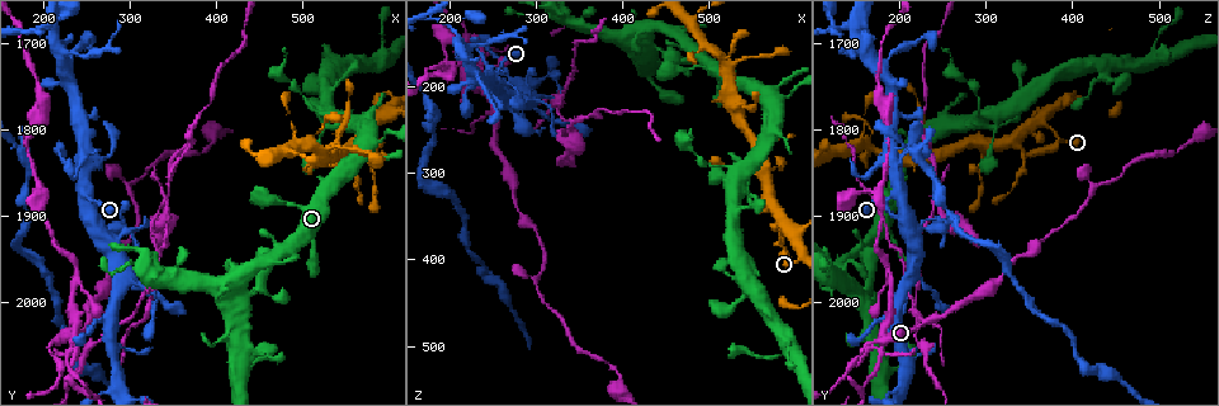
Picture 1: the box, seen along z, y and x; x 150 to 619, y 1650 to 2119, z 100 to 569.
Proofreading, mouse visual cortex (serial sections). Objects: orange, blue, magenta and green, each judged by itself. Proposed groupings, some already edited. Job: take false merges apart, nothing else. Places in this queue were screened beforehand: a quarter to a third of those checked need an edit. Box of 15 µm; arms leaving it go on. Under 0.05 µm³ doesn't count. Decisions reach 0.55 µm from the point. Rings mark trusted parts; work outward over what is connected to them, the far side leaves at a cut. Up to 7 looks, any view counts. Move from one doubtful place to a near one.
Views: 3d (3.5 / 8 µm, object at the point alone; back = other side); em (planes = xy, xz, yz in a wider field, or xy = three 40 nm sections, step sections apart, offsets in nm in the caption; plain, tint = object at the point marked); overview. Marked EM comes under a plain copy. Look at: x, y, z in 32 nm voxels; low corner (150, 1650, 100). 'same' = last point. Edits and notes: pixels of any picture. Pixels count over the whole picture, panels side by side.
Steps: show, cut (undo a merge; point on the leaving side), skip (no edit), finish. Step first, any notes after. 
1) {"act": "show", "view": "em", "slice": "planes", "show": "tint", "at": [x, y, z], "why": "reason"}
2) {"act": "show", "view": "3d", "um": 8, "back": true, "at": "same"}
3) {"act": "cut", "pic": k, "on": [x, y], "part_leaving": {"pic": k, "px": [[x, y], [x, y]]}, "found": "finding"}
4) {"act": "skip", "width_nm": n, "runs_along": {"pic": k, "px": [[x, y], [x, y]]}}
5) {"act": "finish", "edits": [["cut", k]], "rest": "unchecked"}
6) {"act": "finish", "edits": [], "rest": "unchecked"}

{"act": "show", "view": "em", "slice": "planes", "show": "tint", "at": [445, 1985, 160], "why": "a fork"}

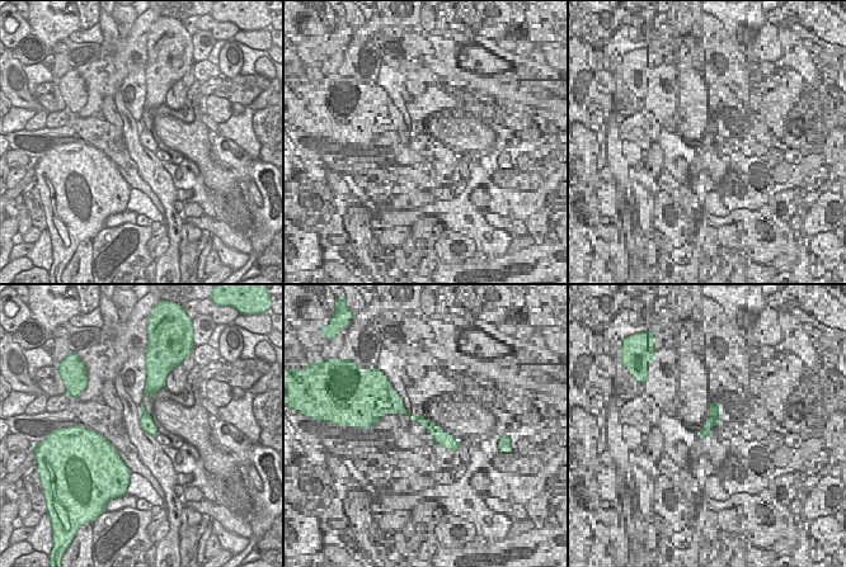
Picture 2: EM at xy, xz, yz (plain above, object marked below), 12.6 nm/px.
{"act": "show", "view": "3d", "um": 3.5, "at": "same", "why": "wider look"}

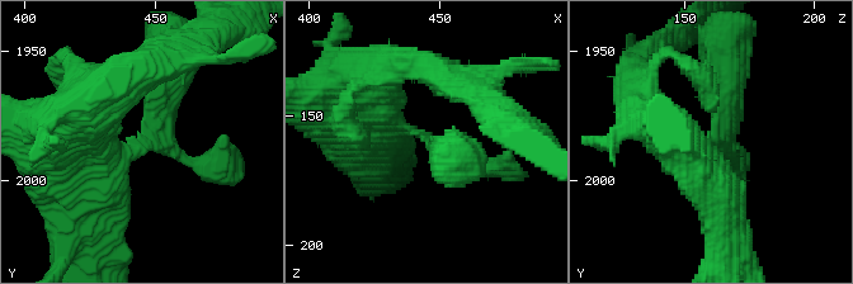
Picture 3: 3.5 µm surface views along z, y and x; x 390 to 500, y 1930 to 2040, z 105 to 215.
{"act": "skip", "arm_widths_nm": [150, 400, 400], "runs_along": {"pic": 3, "px": [[356, 91], [452, 160]]}, "found": "continuous, no second cell"}

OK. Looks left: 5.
{"act": "show", "view": "3d", "um": 3.5, "at": [505, 1820, 165], "why": "looks like a crossing"}

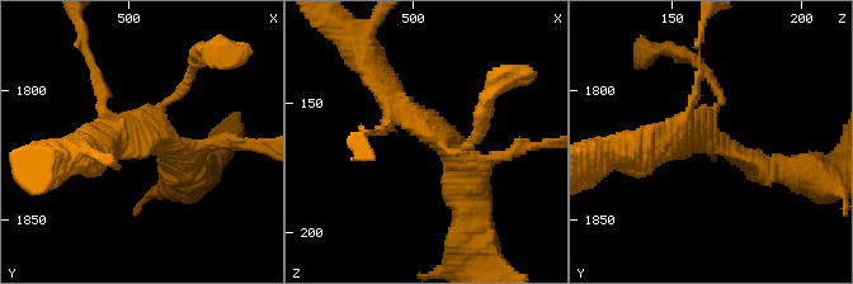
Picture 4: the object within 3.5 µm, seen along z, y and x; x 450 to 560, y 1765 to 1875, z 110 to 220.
{"act": "show", "view": "em", "slice": "xy", "step": 5, "show": "tint", "at": [508, 1817, 161], "arms": 4, "arm_widths_nm": [150, 150, 300, 350], "why": "need the tissue"}

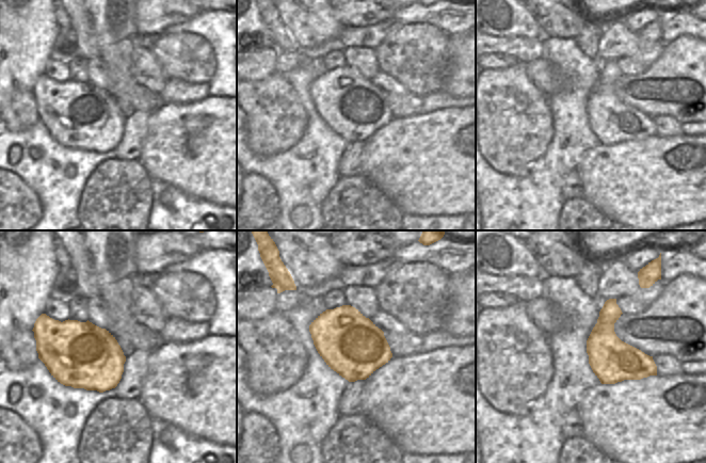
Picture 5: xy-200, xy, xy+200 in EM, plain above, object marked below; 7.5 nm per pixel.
{"act": "skip", "width_nm": 460, "runs_along": {"pic": 4, "px": [[469, 195], [465, 160], [378, 75]]}, "found": "all the same cell"}

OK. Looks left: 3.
{"act": "show", "view": "3d", "um": 3.5, "at": [530, 1780, 295]}

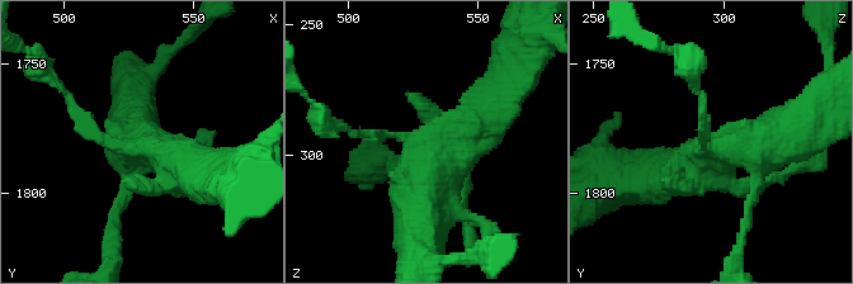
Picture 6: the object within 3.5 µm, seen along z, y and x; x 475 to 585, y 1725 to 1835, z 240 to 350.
{"act": "show", "view": "em", "slice": "xy", "step": 5, "show": "tint", "at": [526, 1783, 297], "why": "need the tissue"}

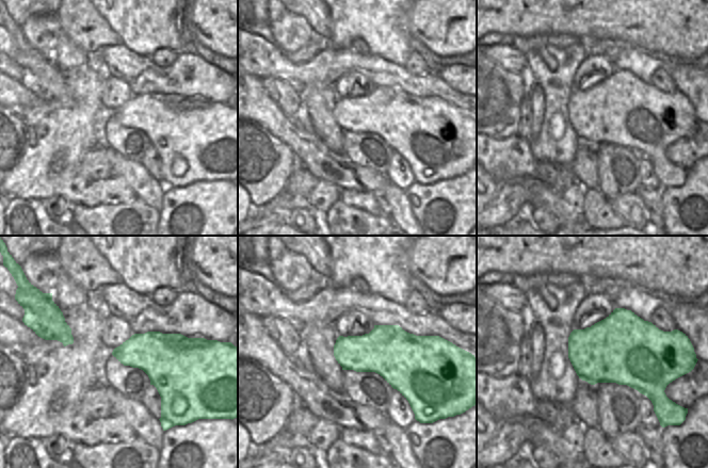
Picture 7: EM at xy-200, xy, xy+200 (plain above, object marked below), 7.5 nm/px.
{"act": "cut", "pic": 6, "on": [78, 118], "part_leaving": {"pic": 6, "px": [[116, 145], [80, 118], [37, 55]]}, "found": "a second cell is stuck on"}

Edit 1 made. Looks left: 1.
{"act": "finish", "edits": [["cut", 6]], "rest": "unchecked"}

